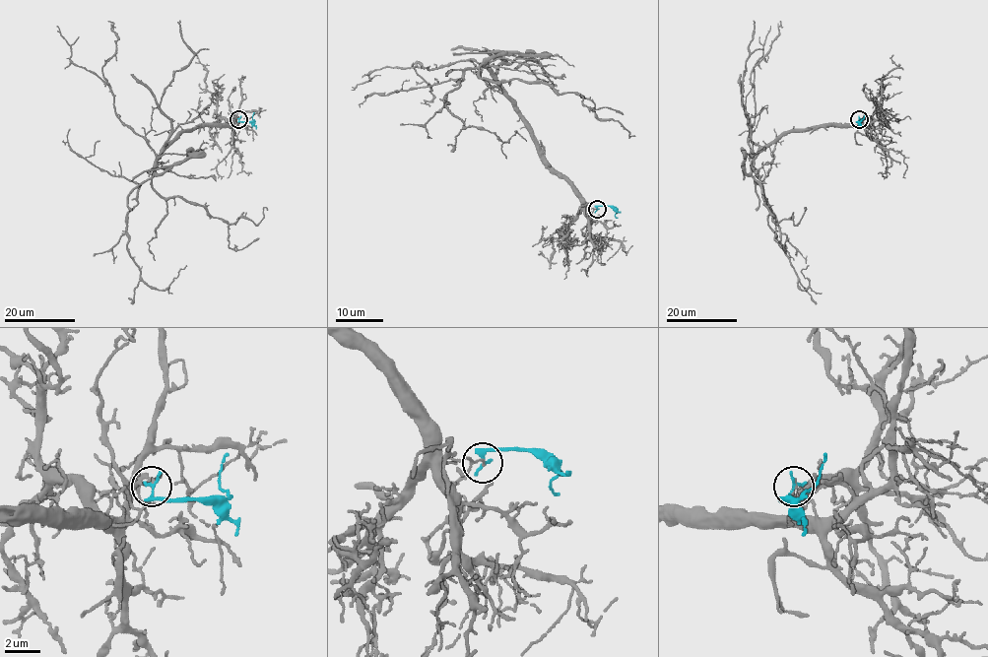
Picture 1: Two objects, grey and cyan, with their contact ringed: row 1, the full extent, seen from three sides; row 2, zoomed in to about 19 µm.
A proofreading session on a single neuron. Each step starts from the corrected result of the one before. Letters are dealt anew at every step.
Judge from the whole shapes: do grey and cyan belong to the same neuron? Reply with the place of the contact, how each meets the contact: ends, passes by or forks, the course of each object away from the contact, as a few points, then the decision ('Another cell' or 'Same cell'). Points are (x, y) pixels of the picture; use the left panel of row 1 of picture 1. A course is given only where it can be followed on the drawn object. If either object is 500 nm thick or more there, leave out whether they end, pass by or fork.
Place: (238, 119). At the ring grey passes by. At the ring cyan ends. Course of grey: (238, 119), (234, 126), (185, 130), (139, 186), (127, 214), (127, 251), (149, 286), (164, 290), (186, 265). Course of cyan: (238, 119), (253, 122), (254, 112). Another cell

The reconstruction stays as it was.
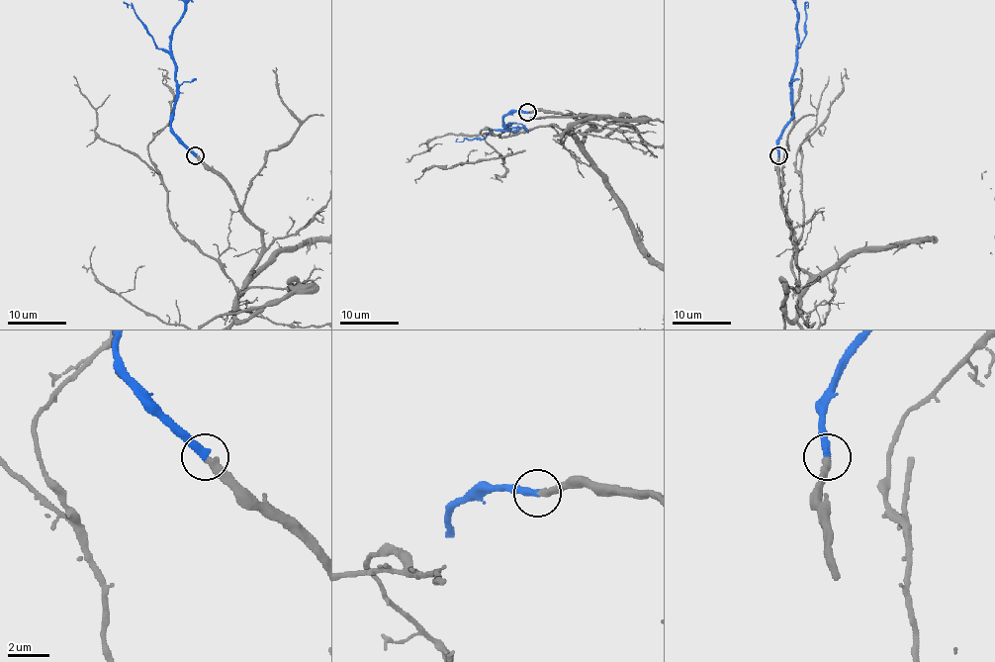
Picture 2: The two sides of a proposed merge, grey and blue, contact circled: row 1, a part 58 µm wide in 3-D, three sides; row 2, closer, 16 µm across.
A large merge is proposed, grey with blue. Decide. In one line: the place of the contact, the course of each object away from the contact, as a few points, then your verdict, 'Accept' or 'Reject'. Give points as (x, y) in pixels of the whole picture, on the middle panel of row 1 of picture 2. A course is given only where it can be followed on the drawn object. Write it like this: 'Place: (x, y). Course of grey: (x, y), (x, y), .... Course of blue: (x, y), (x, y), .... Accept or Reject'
Place: (527, 112). Accept

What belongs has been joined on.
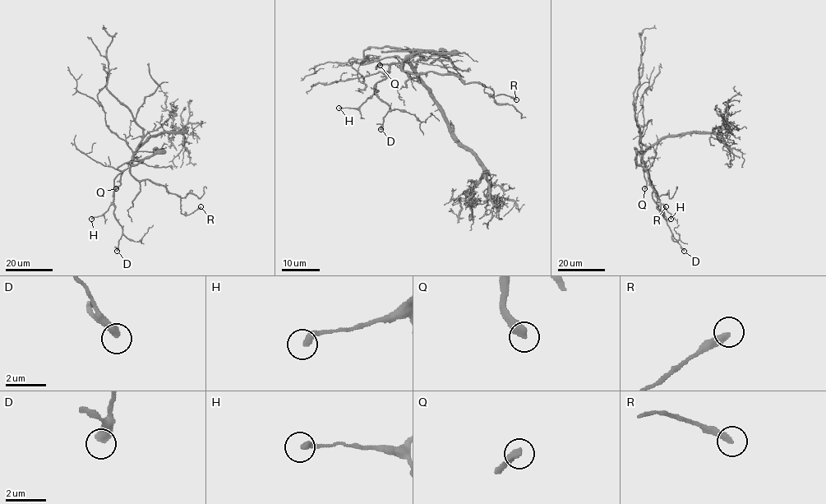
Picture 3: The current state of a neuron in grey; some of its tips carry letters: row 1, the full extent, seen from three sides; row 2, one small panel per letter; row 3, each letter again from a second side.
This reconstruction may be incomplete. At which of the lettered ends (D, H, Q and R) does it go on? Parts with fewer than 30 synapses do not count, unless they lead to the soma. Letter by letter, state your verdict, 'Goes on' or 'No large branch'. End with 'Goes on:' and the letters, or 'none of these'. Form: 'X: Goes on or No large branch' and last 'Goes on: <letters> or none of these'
D: No large branch
H: No large branch
Q: Goes on
R: No large branch
Goes on: Q

